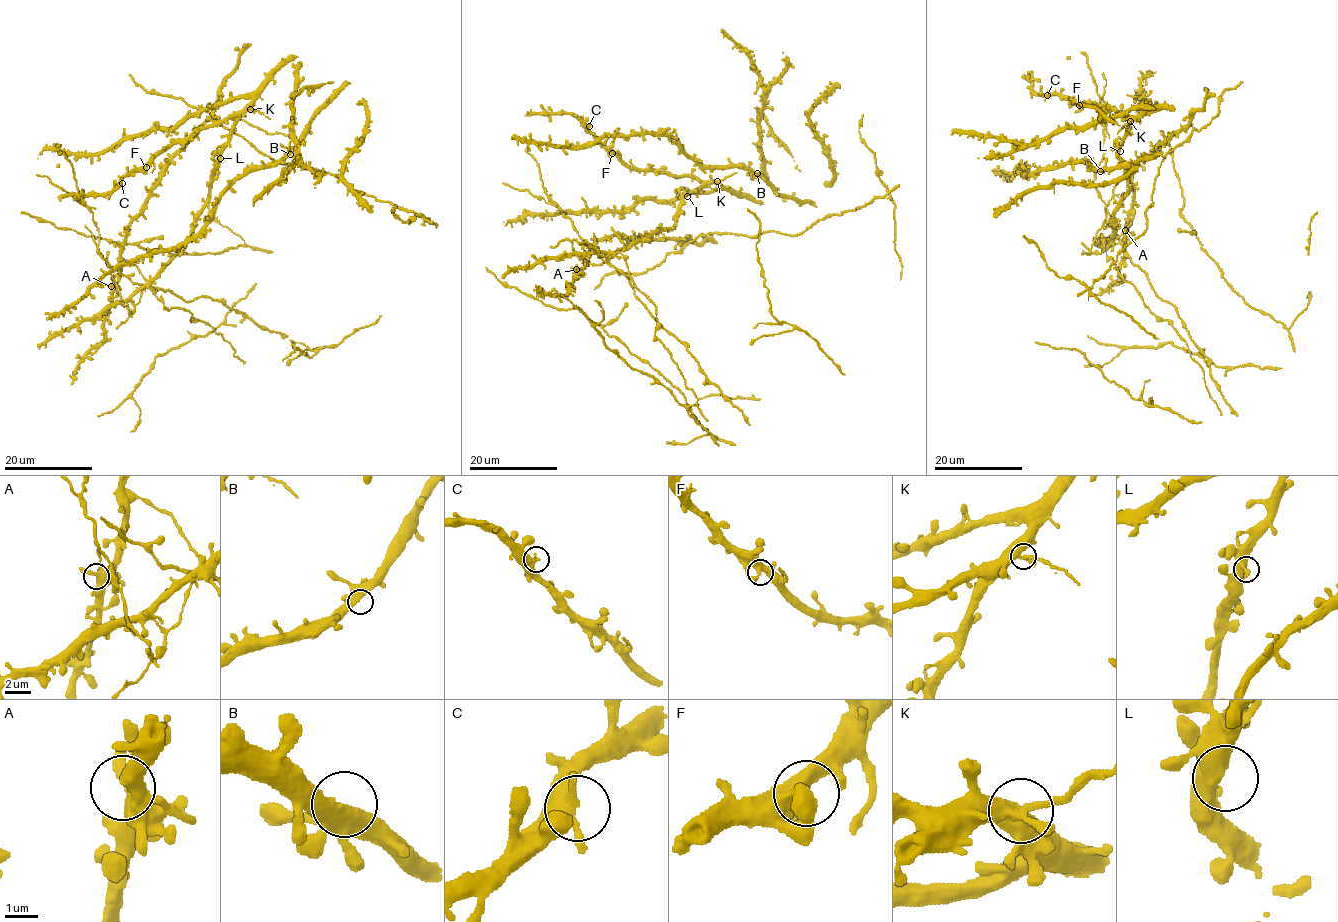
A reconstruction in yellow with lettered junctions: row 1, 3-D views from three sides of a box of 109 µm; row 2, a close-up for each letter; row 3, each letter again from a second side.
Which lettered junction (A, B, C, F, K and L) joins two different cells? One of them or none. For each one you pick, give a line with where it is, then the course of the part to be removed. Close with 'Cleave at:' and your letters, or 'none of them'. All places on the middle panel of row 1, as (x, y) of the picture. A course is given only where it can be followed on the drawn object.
K: (717, 181) | (717, 181), (736, 173)
Cleave at: K

